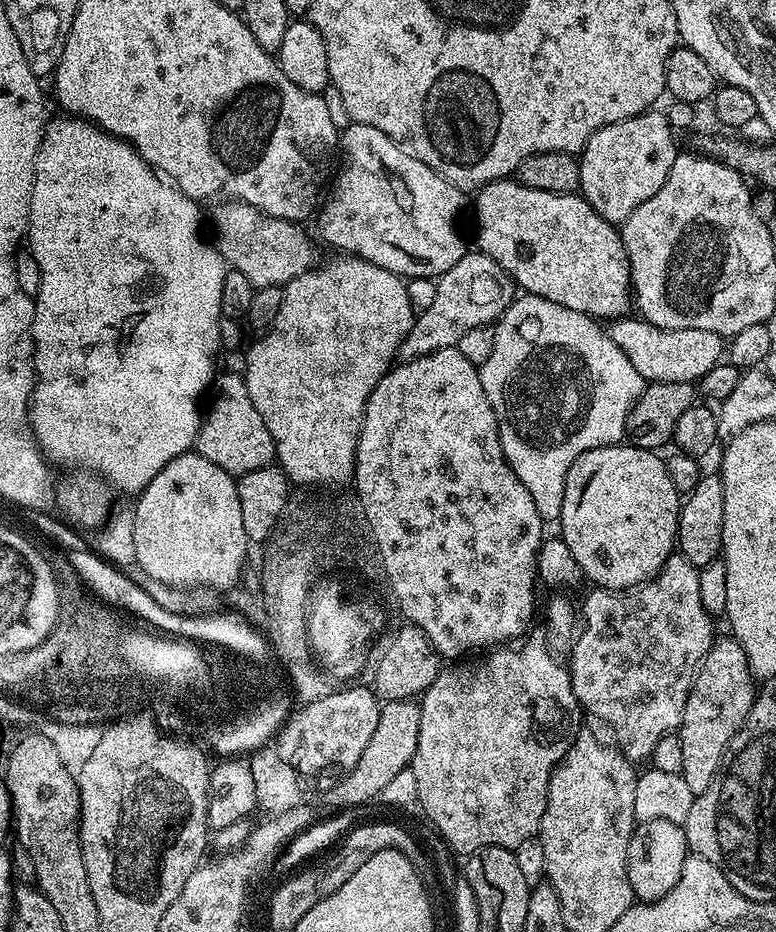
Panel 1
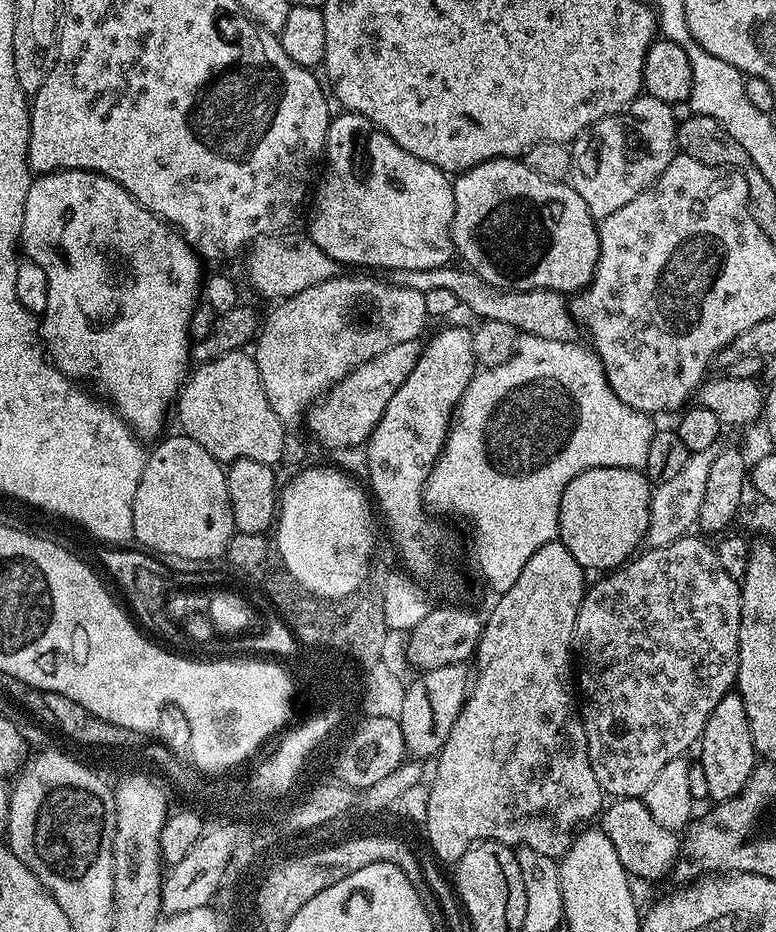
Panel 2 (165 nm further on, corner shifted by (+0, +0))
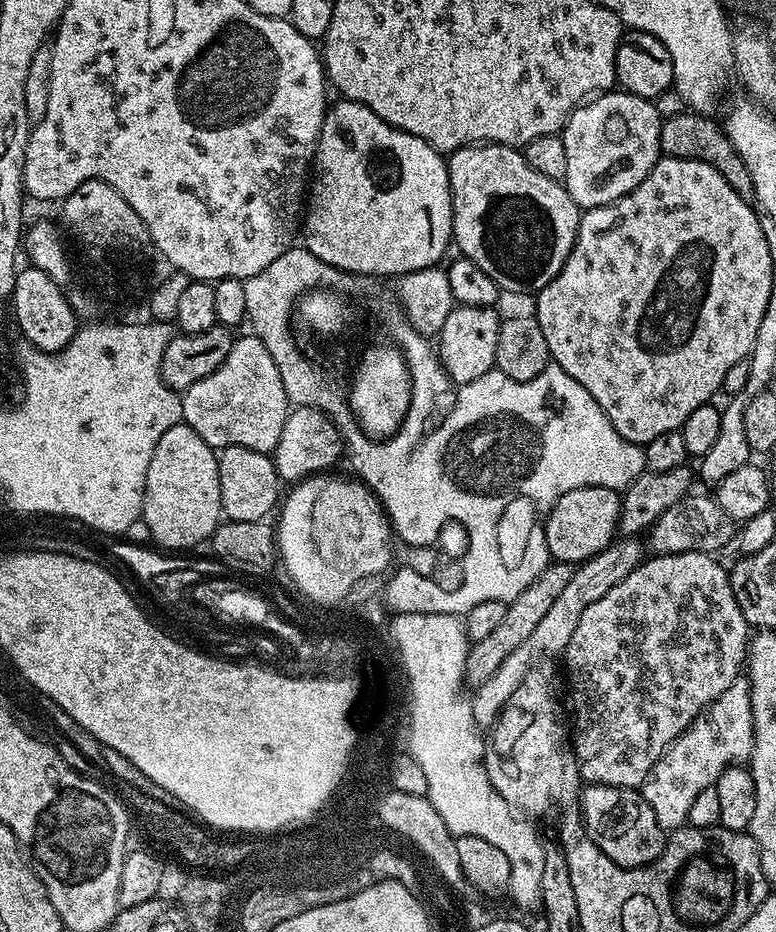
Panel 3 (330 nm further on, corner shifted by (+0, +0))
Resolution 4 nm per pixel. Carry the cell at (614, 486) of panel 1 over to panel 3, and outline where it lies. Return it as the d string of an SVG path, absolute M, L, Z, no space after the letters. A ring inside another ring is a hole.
M586 486L562 494L544 521L549 557L561 564L579 566L591 556L597 556L617 539L621 499L617 489L602 486Z

